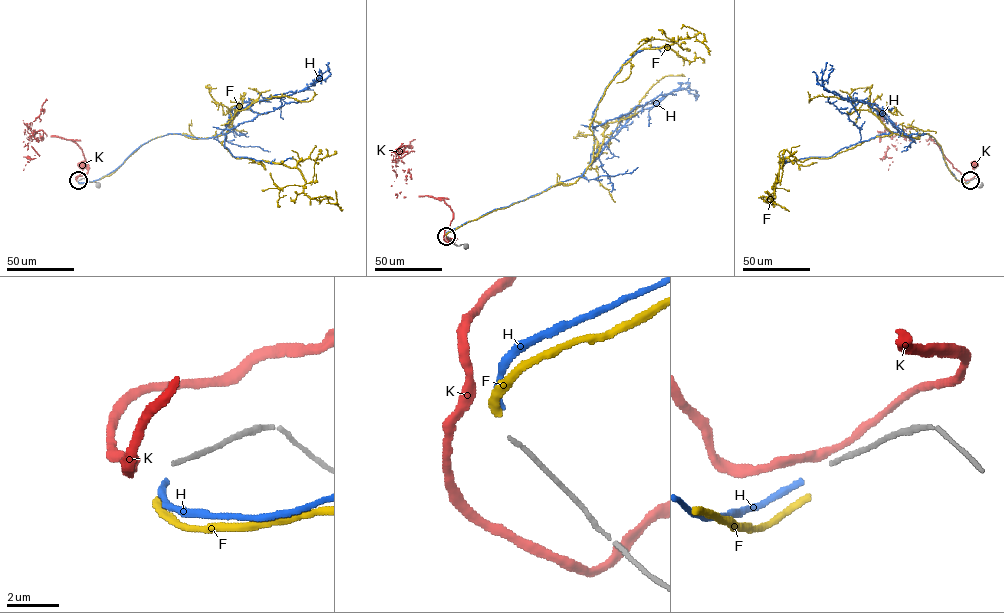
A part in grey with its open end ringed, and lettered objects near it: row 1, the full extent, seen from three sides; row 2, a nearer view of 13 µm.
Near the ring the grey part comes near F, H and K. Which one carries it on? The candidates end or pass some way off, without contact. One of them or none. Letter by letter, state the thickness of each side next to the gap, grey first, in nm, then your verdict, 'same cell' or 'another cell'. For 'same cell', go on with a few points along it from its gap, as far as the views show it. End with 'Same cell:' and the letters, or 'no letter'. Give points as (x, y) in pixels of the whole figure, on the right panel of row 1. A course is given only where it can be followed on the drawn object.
F: 140 nm thick on the grey side, 300 nm on the other; another cell
H: 140 nm thick on the grey side, 240 nm on the other; another cell
K: 140 nm thick on the grey side, 360 nm on the other; another cell
Same cell: no letter

